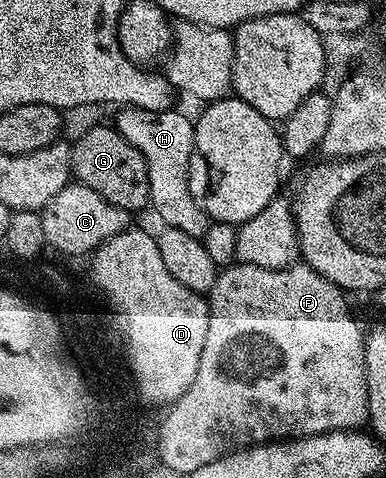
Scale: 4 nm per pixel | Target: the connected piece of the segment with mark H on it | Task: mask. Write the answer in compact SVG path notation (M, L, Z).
M125 106L119 111L121 114L117 116L116 122L114 121L114 128L127 142L134 144L134 148L138 148L138 152L142 152L142 156L146 160L146 168L150 176L148 201L151 209L156 209L157 216L162 220L161 223L164 226L179 228L181 232L186 232L195 238L203 239L210 219L198 198L192 195L192 186L188 183L188 169L192 166L192 158L194 159L196 149L196 141L194 140L196 128L193 119L191 117L188 119L186 115L179 114L178 110L173 108L157 112L140 110L137 106Z

